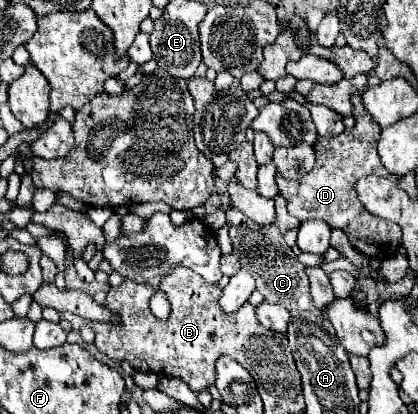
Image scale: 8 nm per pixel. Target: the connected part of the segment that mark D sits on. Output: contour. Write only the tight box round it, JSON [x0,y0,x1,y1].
[275,94,401,258]

